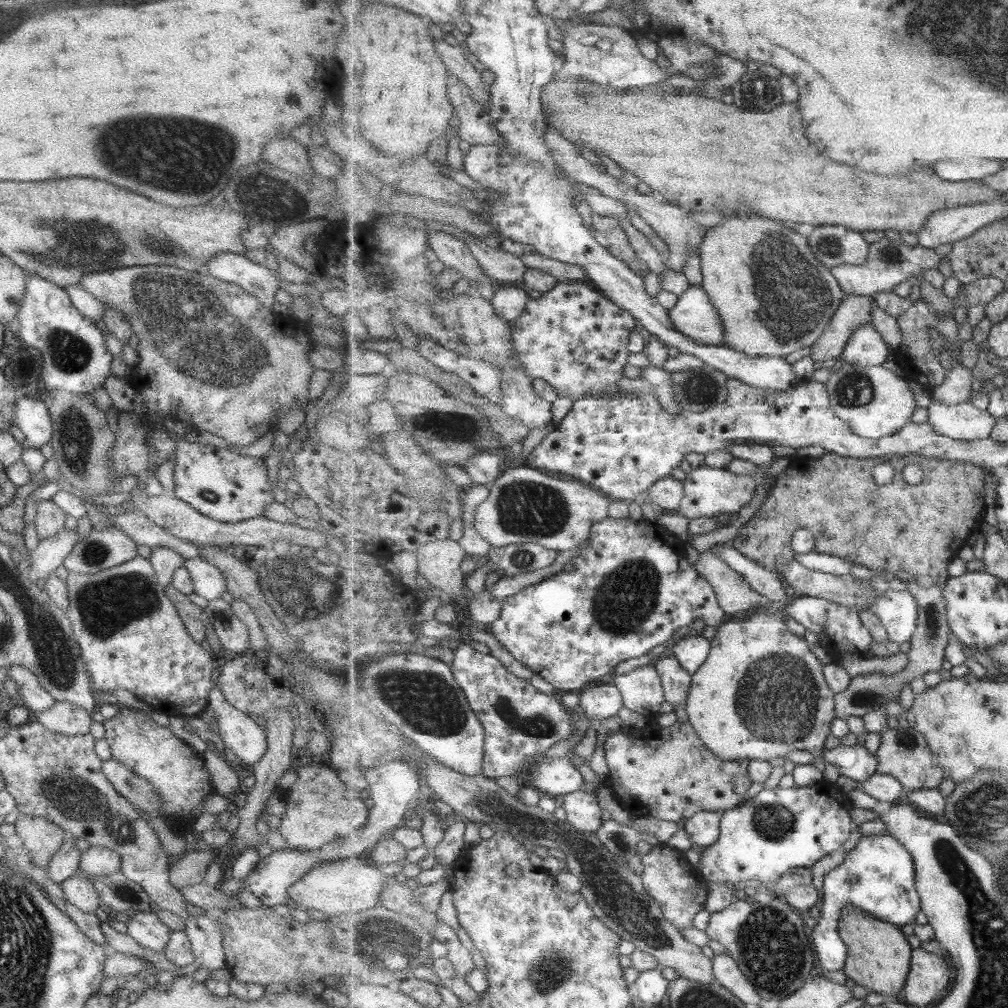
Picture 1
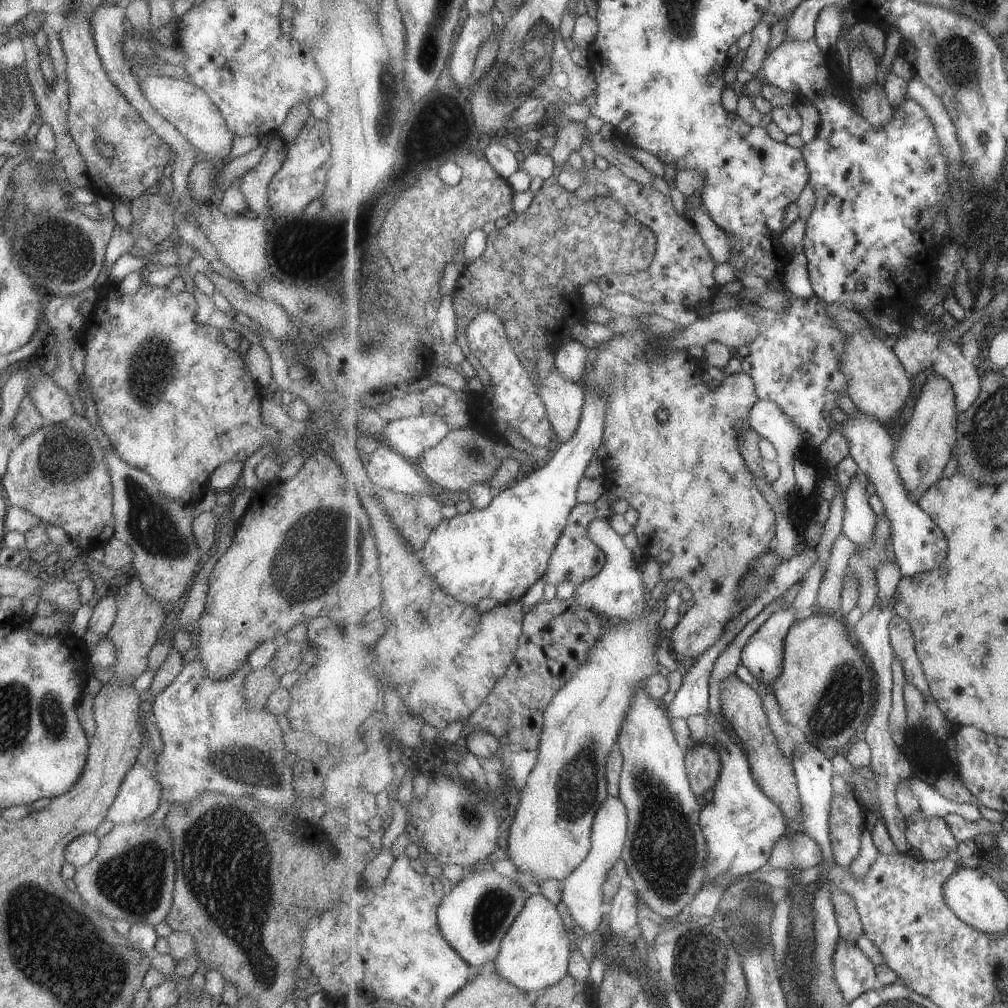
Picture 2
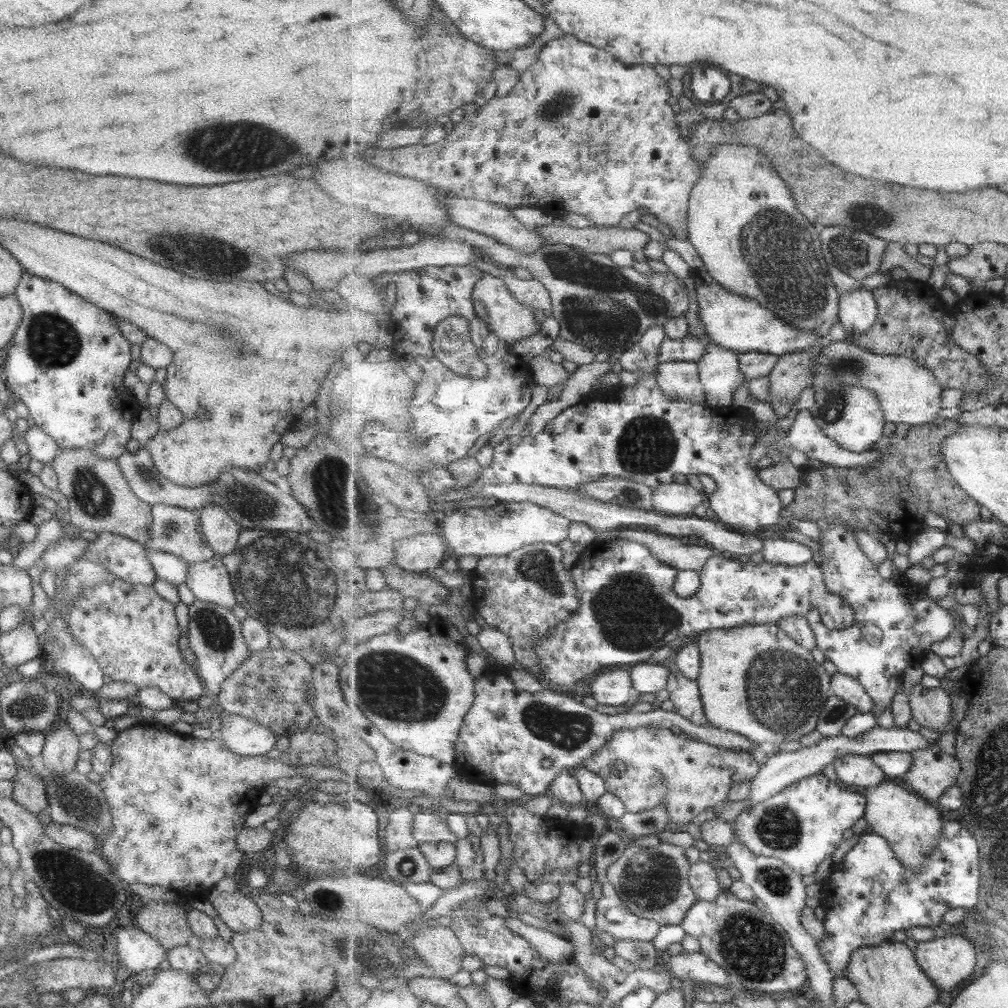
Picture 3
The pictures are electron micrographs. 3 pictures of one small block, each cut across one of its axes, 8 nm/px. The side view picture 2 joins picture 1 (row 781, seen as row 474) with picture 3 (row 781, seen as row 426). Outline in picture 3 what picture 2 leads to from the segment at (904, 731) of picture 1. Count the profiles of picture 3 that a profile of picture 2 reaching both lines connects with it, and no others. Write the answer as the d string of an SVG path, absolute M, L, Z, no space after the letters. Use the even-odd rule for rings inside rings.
M937 745L910 753L913 764L902 779L919 797L939 802L947 790L958 783L962 763L957 757L945 754Z

